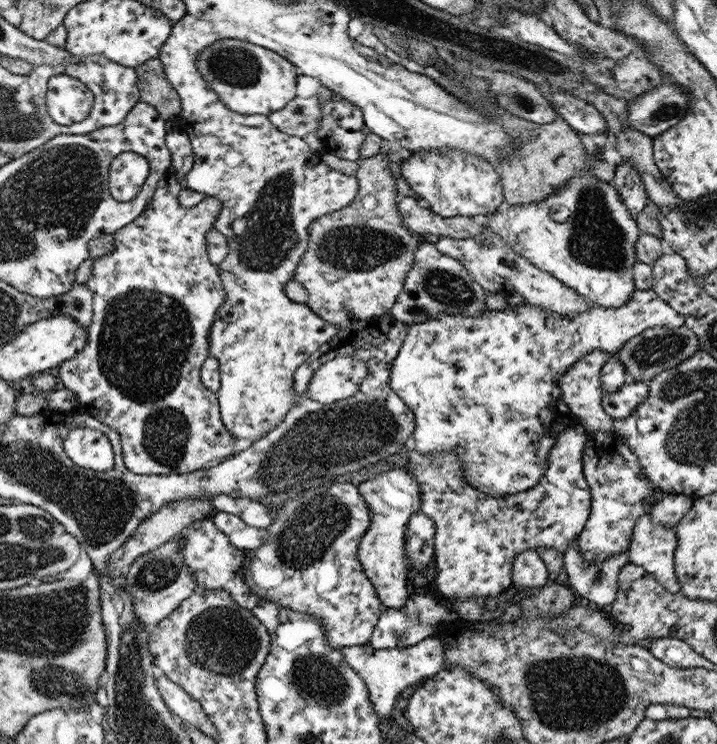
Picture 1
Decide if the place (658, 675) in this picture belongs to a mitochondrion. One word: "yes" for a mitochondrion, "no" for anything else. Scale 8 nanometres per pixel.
no

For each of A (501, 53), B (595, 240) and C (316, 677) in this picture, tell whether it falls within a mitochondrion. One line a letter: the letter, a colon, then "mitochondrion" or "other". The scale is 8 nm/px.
A: mitochondrion
B: mitochondrion
C: mitochondrion

